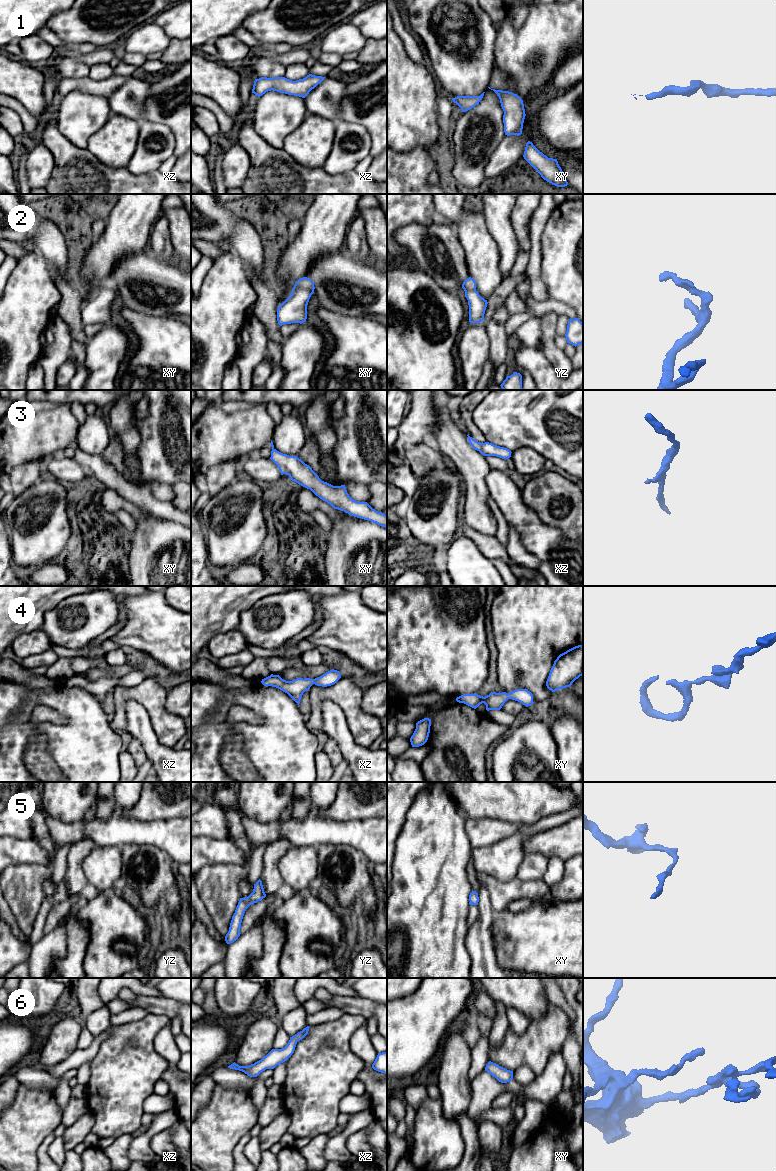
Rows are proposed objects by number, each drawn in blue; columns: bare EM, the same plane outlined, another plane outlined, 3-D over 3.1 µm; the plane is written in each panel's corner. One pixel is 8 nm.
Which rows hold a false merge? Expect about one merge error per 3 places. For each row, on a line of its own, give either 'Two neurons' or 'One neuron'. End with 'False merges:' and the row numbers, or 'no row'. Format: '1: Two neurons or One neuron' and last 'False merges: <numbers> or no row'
1: One neuron
2: One neuron
3: One neuron
4: One neuron
5: One neuron
6: One neuron
False merges: no row

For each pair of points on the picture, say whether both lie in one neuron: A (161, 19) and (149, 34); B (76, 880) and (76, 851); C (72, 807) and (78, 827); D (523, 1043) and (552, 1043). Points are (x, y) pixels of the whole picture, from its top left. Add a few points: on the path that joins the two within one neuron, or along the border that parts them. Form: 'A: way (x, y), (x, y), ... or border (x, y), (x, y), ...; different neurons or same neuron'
A: border (151, 20), (170, 39); different neurons
B: way (76, 873), (76, 858); same neuron
C: border (53, 817), (66, 823), (73, 823), (83, 819); different neurons
D: way (530, 1043), (545, 1043); same neuron

